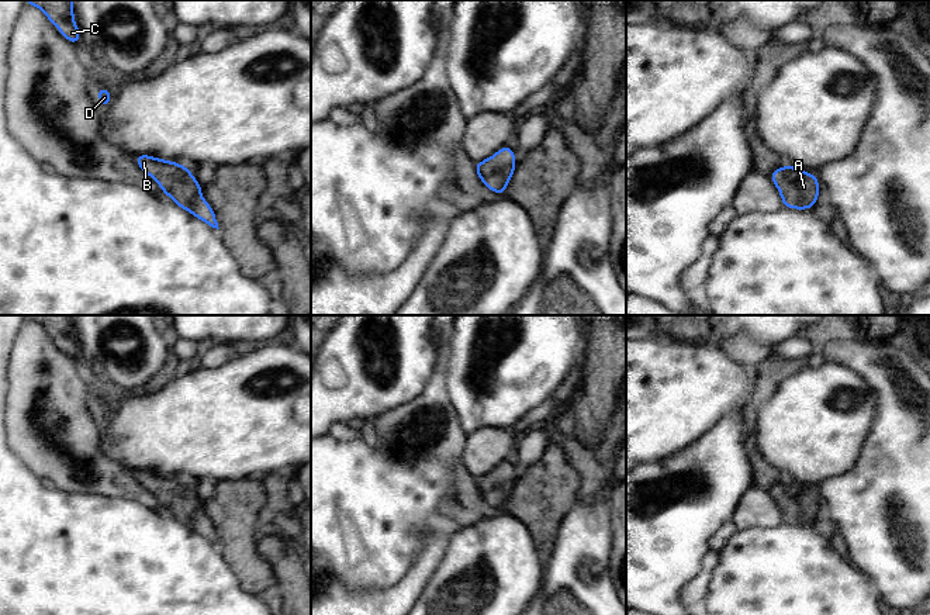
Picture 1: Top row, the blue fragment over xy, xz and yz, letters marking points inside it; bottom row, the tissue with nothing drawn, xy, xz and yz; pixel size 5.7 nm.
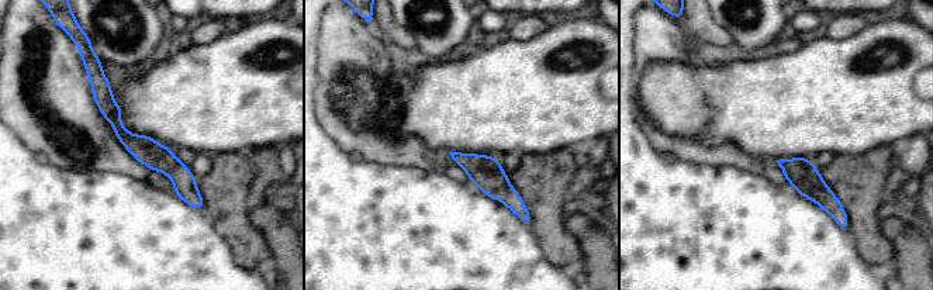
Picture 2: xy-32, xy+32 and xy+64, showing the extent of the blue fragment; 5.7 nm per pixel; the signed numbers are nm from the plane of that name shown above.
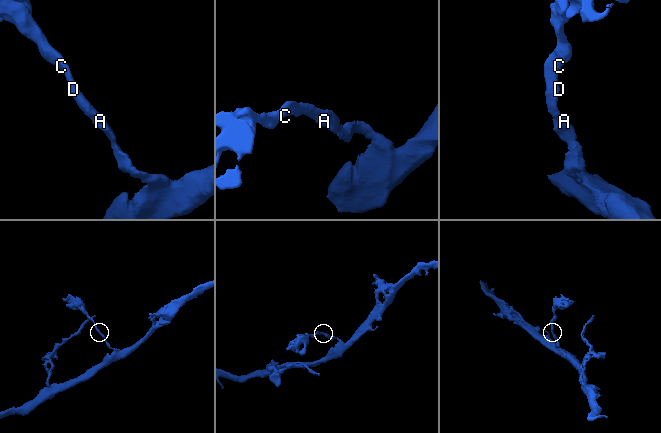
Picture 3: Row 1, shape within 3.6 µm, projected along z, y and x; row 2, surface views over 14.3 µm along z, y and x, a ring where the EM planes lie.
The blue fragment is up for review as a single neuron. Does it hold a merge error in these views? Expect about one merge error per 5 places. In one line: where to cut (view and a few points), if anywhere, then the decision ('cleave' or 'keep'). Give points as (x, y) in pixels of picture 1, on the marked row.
no cut | keep

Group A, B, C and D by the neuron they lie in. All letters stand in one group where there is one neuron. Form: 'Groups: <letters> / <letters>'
Groups: A B C D

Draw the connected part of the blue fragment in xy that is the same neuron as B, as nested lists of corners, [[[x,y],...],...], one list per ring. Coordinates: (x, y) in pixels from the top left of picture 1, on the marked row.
[[[135,155],[134,159],[179,207],[191,213],[210,227],[219,229],[211,205],[201,196],[200,183],[184,165],[149,155]]]

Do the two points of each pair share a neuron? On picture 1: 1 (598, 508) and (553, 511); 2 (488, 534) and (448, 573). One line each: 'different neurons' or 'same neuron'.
1: different neurons
2: same neuron

